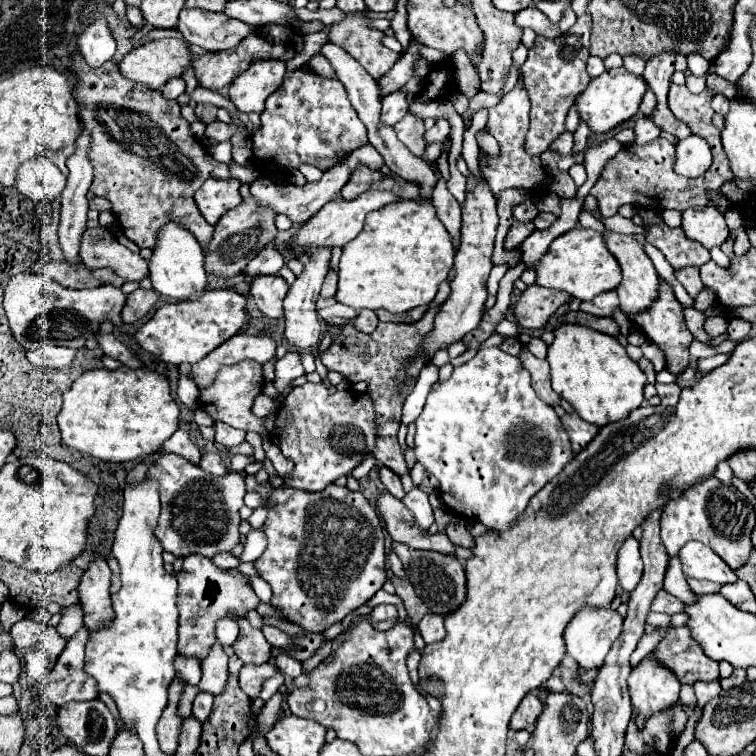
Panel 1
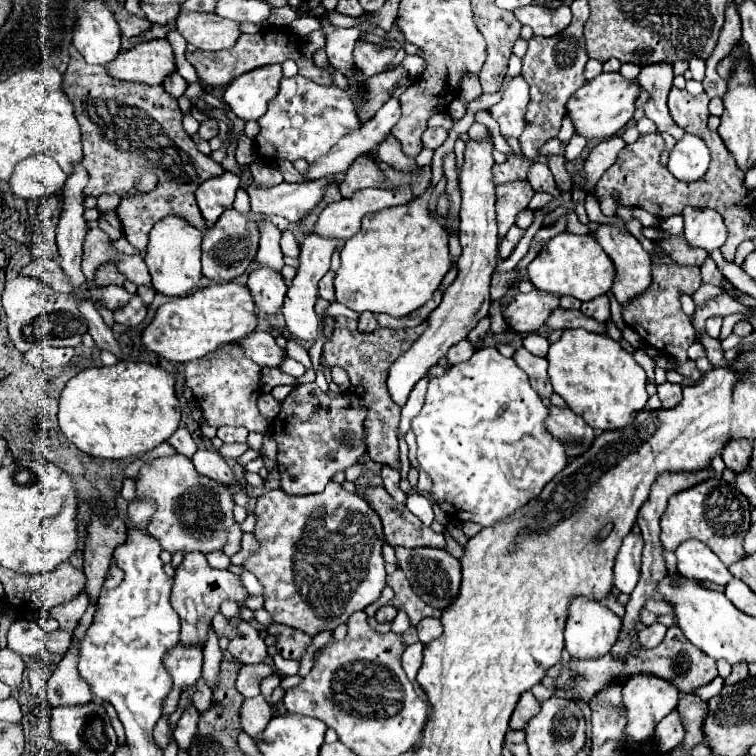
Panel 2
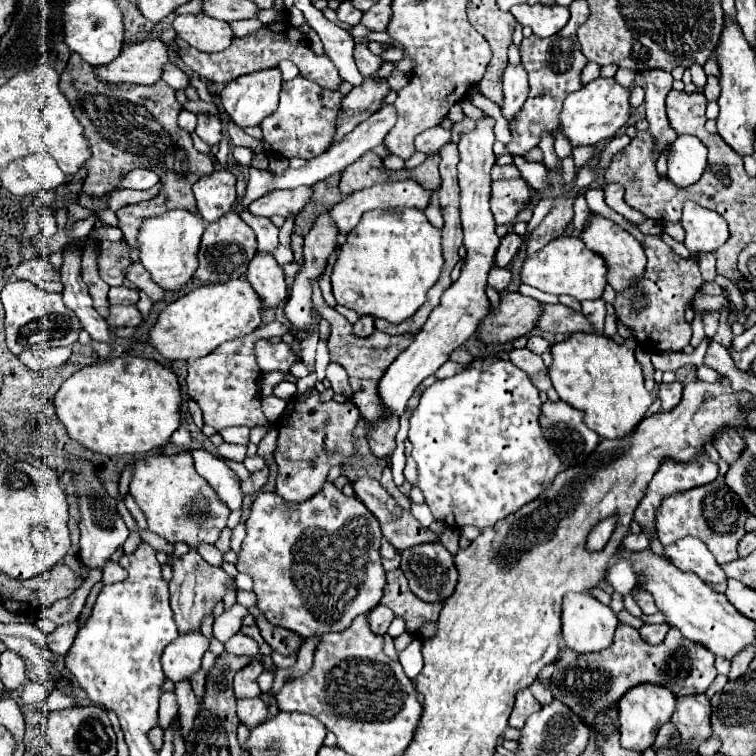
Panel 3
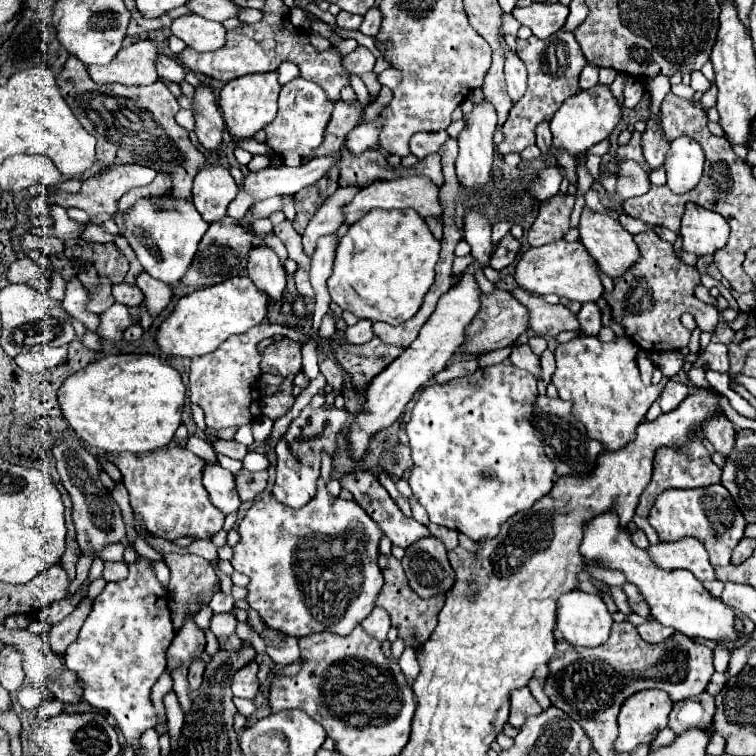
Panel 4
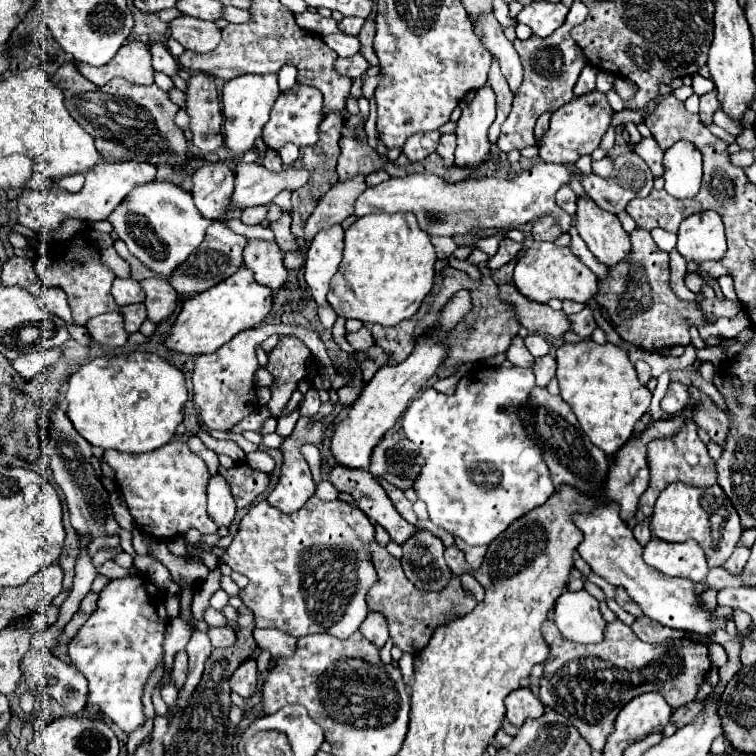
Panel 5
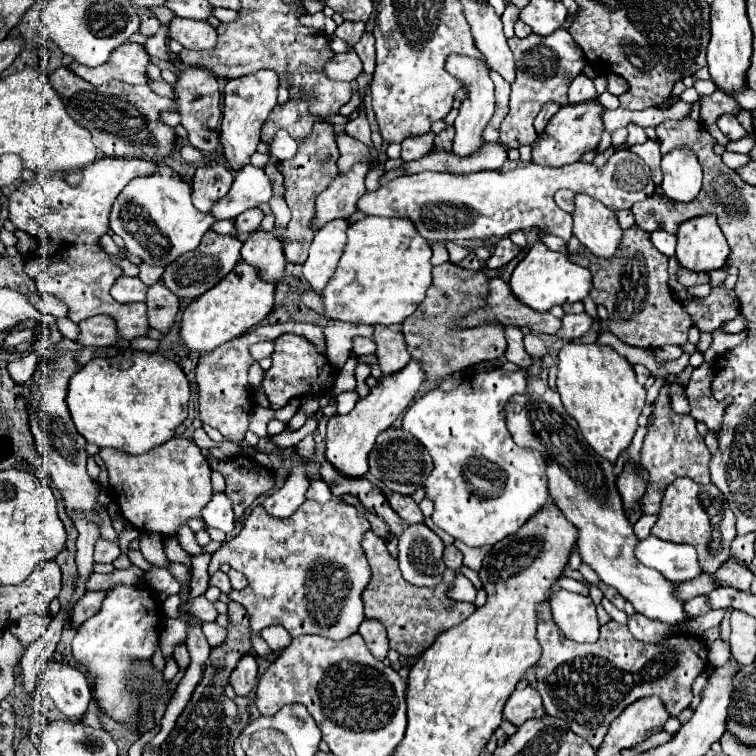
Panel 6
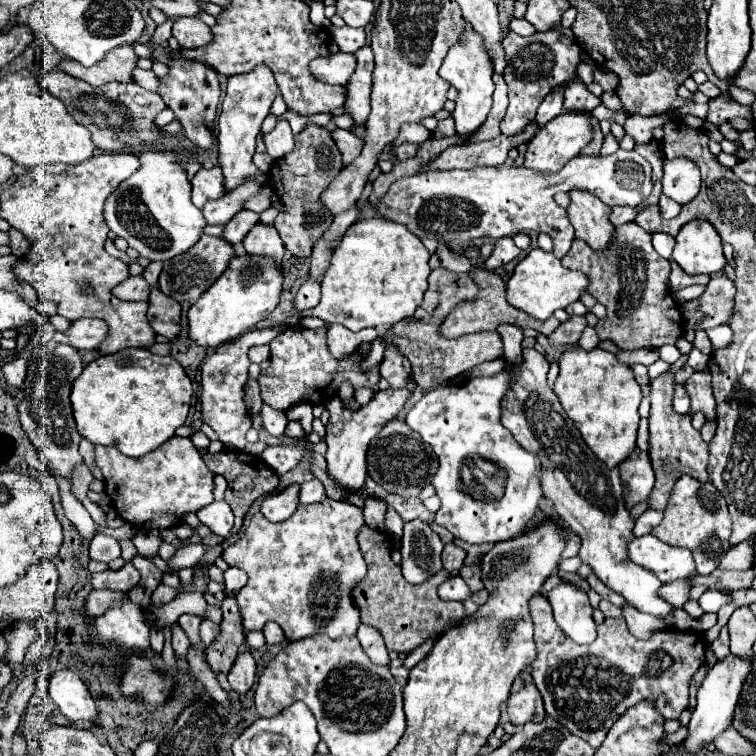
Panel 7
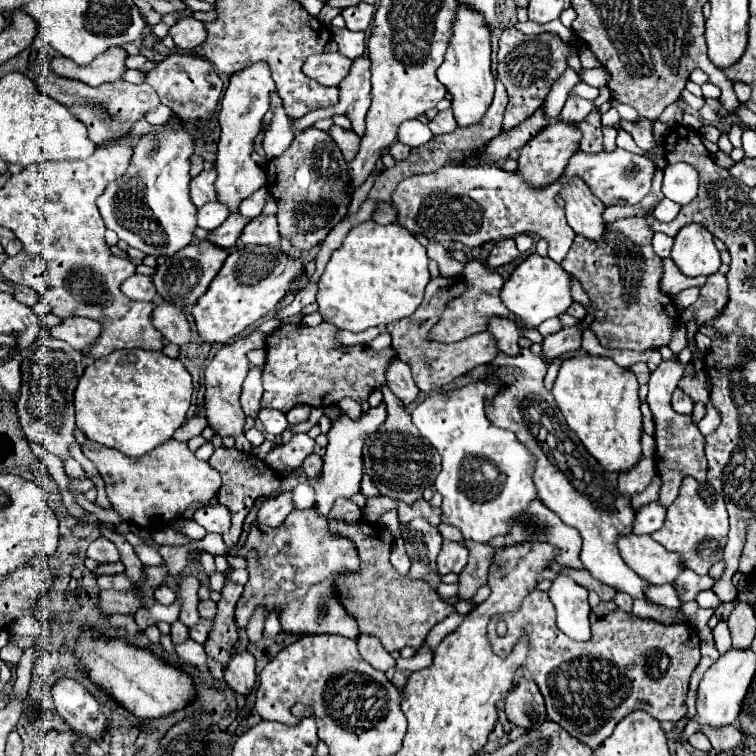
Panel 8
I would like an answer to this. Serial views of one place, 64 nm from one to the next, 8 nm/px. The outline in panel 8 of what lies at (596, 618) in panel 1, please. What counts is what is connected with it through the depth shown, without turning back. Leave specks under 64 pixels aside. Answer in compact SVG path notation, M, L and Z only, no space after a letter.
M558 576L550 588L550 600L556 608L558 628L578 642L592 638L590 630L590 604L588 590L578 586L570 576Z

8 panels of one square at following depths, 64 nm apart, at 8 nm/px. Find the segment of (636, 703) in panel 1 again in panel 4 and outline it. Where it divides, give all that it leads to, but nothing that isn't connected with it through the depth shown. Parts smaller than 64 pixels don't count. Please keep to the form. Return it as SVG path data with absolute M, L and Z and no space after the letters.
M660 690L636 692L636 696L624 700L618 714L620 736L616 740L616 752L628 752L650 744L658 732L668 726L670 710L672 700Z

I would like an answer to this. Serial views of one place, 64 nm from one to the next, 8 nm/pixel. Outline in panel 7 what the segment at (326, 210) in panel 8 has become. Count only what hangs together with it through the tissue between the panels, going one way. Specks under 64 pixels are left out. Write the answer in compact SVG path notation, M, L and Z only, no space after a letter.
M308 124L300 134L294 136L294 140L294 152L276 160L270 170L270 182L286 208L284 214L278 214L274 226L292 256L308 258L312 252L312 244L332 222L332 216L328 216L328 212L320 206L320 194L328 188L334 176L340 174L342 160L330 132L318 124Z

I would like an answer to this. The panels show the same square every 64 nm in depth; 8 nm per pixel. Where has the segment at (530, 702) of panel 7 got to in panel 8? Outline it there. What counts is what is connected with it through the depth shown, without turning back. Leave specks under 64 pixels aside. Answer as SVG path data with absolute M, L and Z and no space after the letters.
M520 680L504 700L504 712L514 726L540 728L546 720L544 698L534 680Z

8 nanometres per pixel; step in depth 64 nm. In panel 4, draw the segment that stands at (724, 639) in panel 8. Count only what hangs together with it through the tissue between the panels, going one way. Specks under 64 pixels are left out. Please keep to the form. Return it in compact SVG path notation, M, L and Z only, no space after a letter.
M714 648L714 668L716 672L726 672L728 670L728 660L730 660L730 652L722 650L722 648Z

